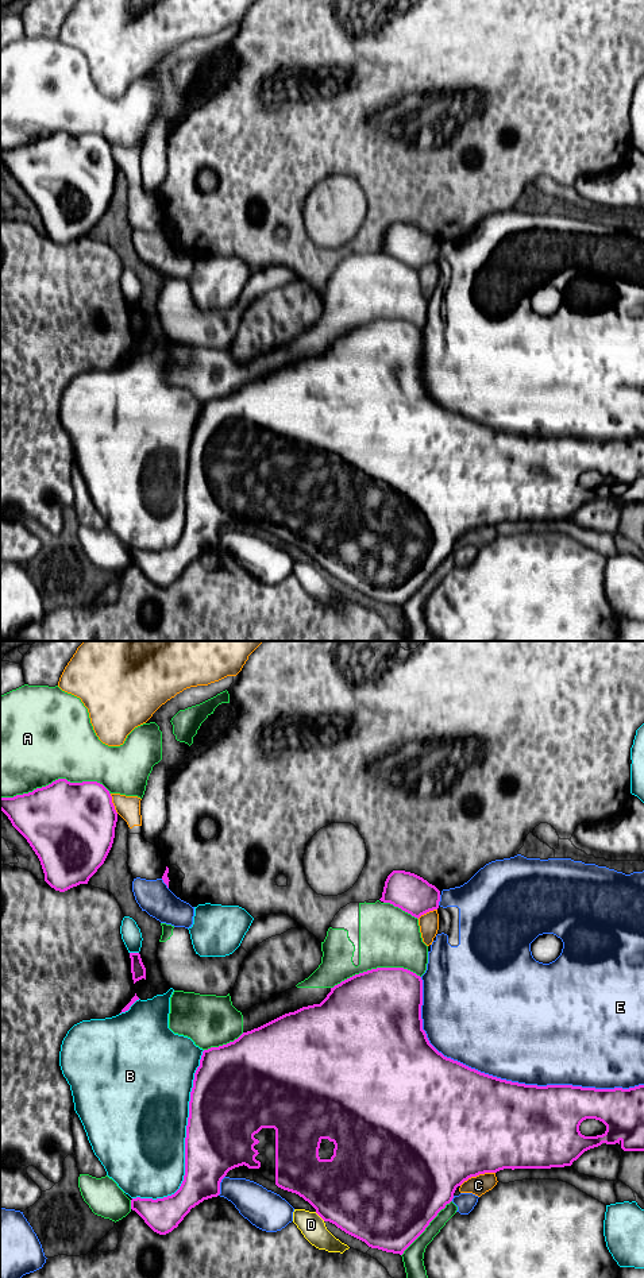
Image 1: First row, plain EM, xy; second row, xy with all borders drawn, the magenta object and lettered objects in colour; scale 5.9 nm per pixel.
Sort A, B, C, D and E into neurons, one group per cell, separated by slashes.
A / B D / C / E

